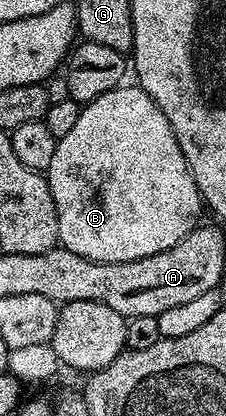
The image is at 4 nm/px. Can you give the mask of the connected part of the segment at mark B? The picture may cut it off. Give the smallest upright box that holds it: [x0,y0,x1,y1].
[47,85,203,263]

